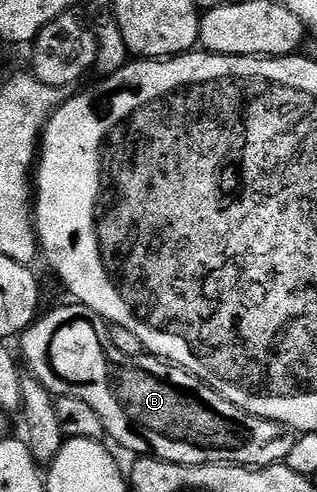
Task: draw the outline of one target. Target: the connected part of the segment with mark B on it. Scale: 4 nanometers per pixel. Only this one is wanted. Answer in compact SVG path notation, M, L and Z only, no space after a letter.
M71 303L72 305L60 305L57 309L52 309L48 314L45 312L43 315L37 316L36 320L32 322L31 325L28 326L27 329L24 330L23 333L20 334L18 338L18 344L20 344L20 353L19 356L22 358L24 356L23 364L26 366L28 364L28 369L31 376L34 378L43 389L47 389L49 393L52 394L53 398L58 397L73 397L74 399L82 399L82 403L90 403L90 407L94 407L94 411L98 411L98 419L102 419L102 423L104 424L104 432L110 438L113 437L114 440L117 441L118 444L121 445L124 449L129 449L132 452L132 455L147 455L150 457L157 457L158 459L162 459L163 461L169 461L170 463L182 463L183 465L201 465L202 463L230 463L231 465L247 465L249 467L259 467L262 465L275 465L277 463L283 462L290 455L290 451L294 448L294 443L297 439L297 434L286 428L285 425L279 425L276 421L263 421L261 417L255 417L254 415L250 415L246 411L242 411L237 405L234 403L230 403L226 399L222 399L222 395L218 395L212 388L210 388L205 381L199 381L195 375L192 373L188 373L185 369L181 369L180 366L169 363L167 360L161 359L155 355L141 355L137 358L127 357L126 355L122 355L122 351L118 351L118 347L114 347L114 343L110 343L110 335L108 334L108 326L109 322L105 321L103 317L97 315L94 310L87 309L86 306L81 305L79 303Z

